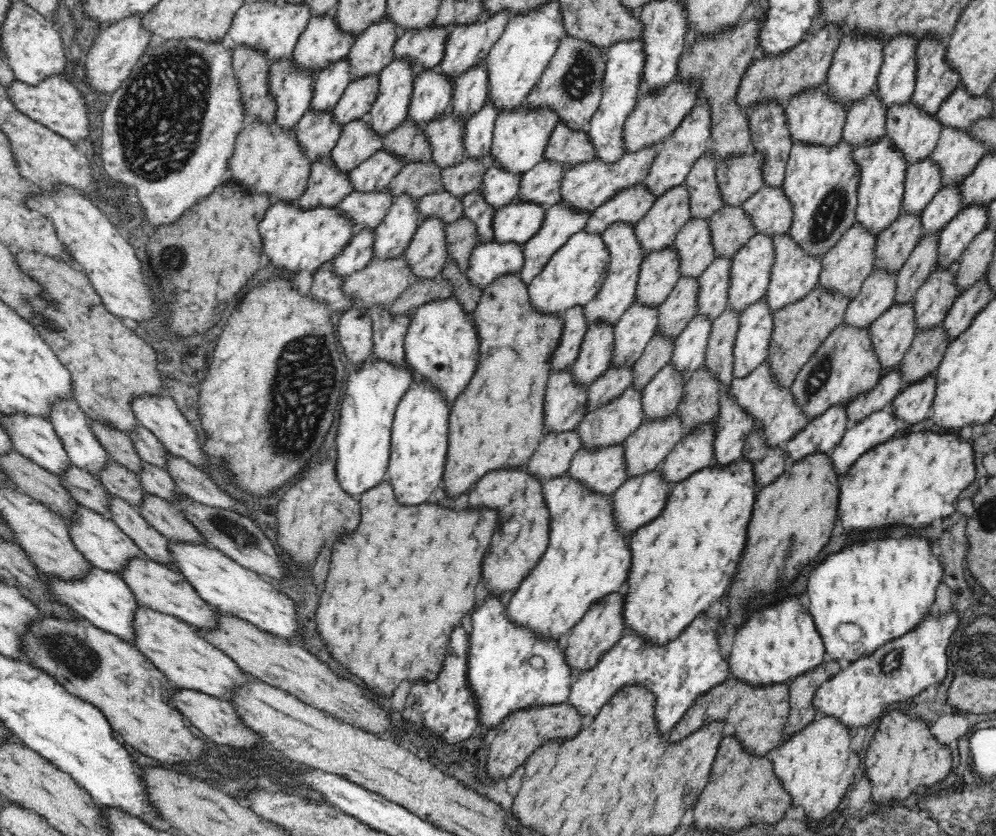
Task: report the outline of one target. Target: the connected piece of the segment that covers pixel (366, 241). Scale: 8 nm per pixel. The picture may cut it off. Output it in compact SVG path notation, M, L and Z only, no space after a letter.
M374 231L356 232L345 249L332 260L332 269L336 275L340 275L342 280L347 276L362 270L373 258L372 238Z

